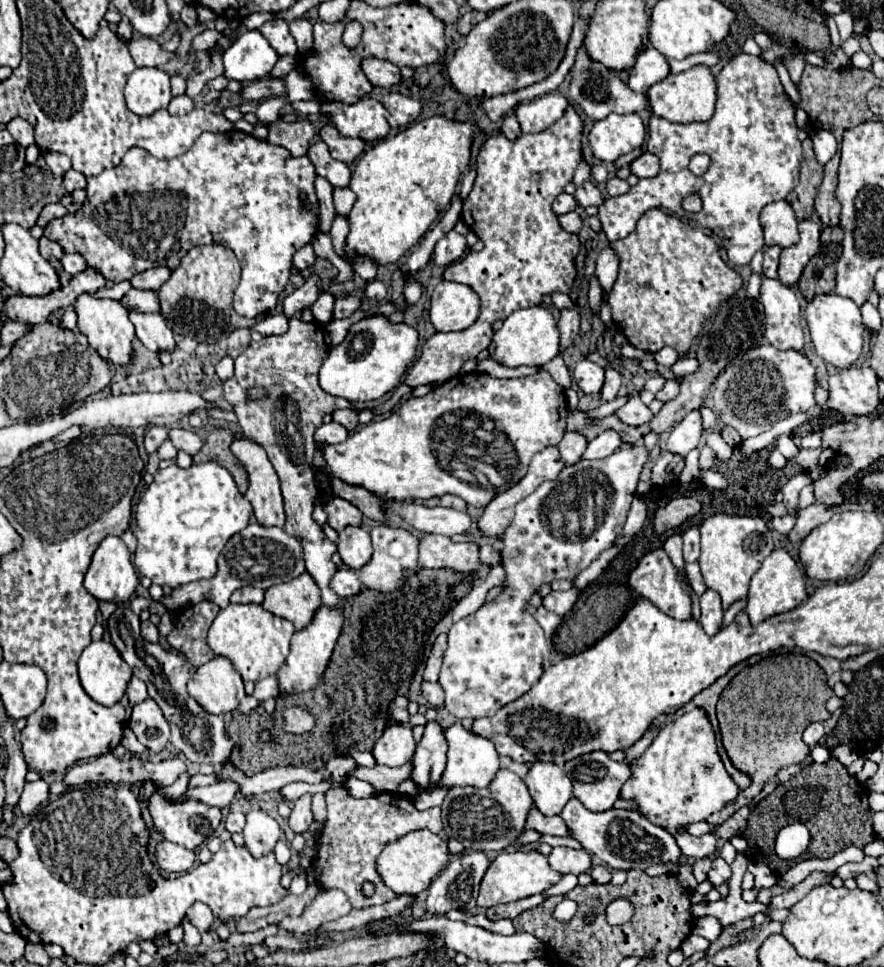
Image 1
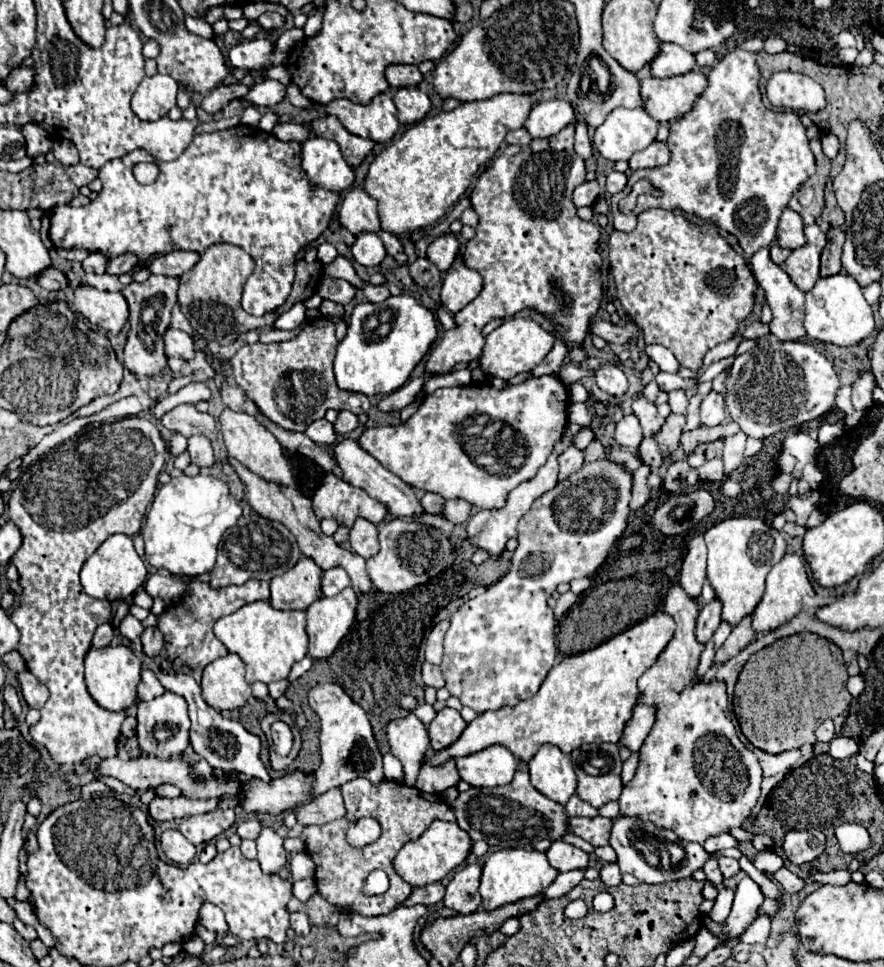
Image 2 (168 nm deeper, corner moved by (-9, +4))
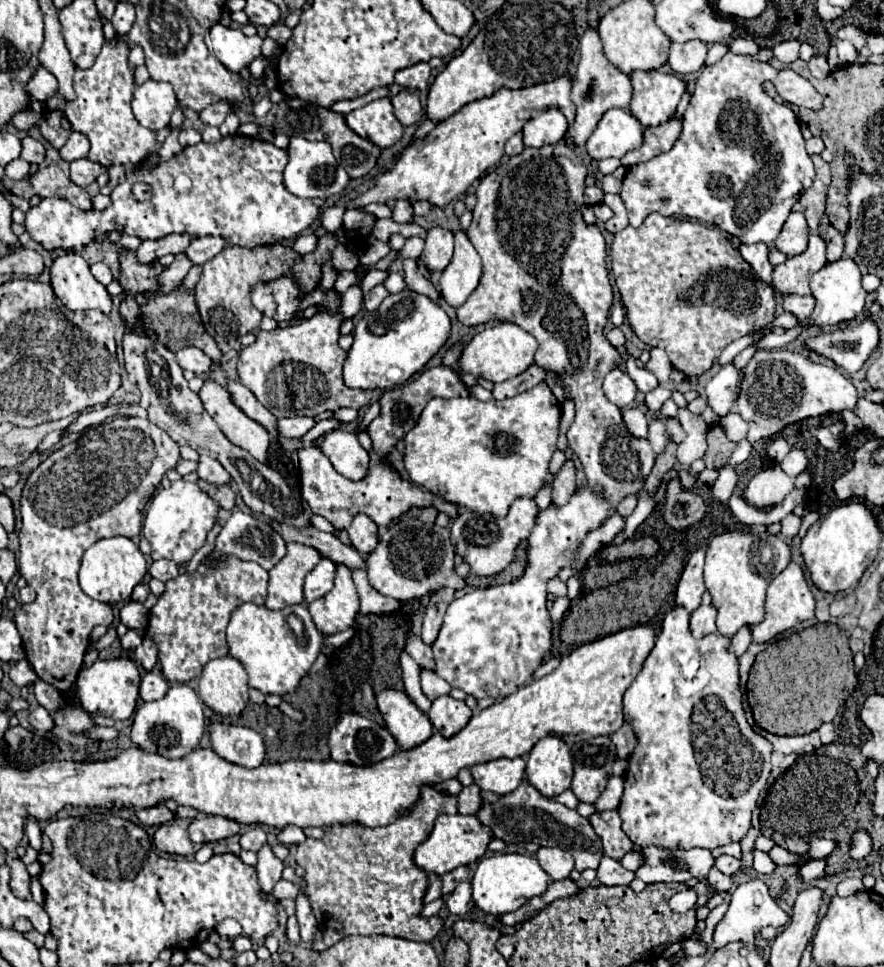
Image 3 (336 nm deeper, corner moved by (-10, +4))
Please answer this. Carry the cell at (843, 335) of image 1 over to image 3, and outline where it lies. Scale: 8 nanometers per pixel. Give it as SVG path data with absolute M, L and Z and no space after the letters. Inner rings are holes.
M850 258L826 262L824 268L814 272L810 278L810 288L816 298L816 308L810 314L812 326L832 326L832 324L854 320L856 316L860 316L864 312L864 298L866 298L866 290L862 288L860 278L862 278L860 270Z

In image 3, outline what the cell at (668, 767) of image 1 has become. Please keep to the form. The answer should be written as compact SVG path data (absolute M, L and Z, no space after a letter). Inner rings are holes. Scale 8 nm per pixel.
M676 606L672 612L668 612L664 616L662 622L662 632L656 638L656 644L650 652L650 656L646 658L640 674L636 676L636 680L632 682L632 686L626 690L622 706L624 706L624 720L630 722L630 726L634 728L636 734L636 746L634 752L628 756L628 770L624 774L624 794L618 806L618 814L622 818L622 830L626 832L626 836L638 846L638 848L646 848L646 846L660 846L666 850L688 850L688 848L716 848L716 846L726 846L732 842L740 842L746 832L750 830L750 818L752 818L752 810L756 806L758 794L762 792L770 770L772 770L772 744L756 734L756 730L750 726L750 722L746 720L746 710L744 710L744 696L740 690L740 672L738 672L738 658L734 656L734 652L730 652L730 640L723 637L719 632L707 635L702 640L696 640L690 634L688 628L688 612L680 606Z

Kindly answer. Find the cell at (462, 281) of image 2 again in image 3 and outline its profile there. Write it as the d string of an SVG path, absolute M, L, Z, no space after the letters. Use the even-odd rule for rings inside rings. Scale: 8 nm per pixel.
M458 230L454 234L456 238L456 248L454 248L454 258L446 266L440 278L440 292L444 300L458 308L466 302L466 298L474 292L474 288L480 282L482 274L482 264L476 248L466 236L466 230Z

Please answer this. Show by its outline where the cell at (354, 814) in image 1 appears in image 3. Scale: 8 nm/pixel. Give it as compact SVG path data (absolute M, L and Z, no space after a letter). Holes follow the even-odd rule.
M424 786L414 812L398 818L394 824L382 828L366 828L360 824L332 826L324 830L326 836L322 840L306 838L302 844L298 844L296 864L304 868L304 882L306 882L302 892L312 906L320 930L336 930L338 934L364 934L364 936L386 934L416 942L432 942L434 936L442 930L444 922L440 916L432 918L420 916L424 908L424 896L428 890L428 874L414 864L414 850L430 836L434 820L438 814L444 812L444 806L446 814L458 812L456 800L458 798L454 794L442 794L436 792L432 786Z

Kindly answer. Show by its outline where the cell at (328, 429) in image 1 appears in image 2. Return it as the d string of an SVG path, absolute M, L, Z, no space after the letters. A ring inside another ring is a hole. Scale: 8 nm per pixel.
M323 418L323 420L315 420L315 422L305 430L305 434L307 434L313 442L317 442L317 444L327 444L327 446L337 444L337 438L339 438L339 434L333 432L333 424L327 422L325 418Z

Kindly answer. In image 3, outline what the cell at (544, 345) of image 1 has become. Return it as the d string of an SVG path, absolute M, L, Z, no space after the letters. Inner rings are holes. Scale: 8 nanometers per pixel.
M500 322L494 326L486 326L482 332L474 334L472 340L462 348L462 354L456 366L462 374L468 372L468 374L474 374L476 378L486 378L490 382L504 382L508 378L522 374L528 366L532 366L536 348L538 348L538 342L532 334L528 334L516 324Z

